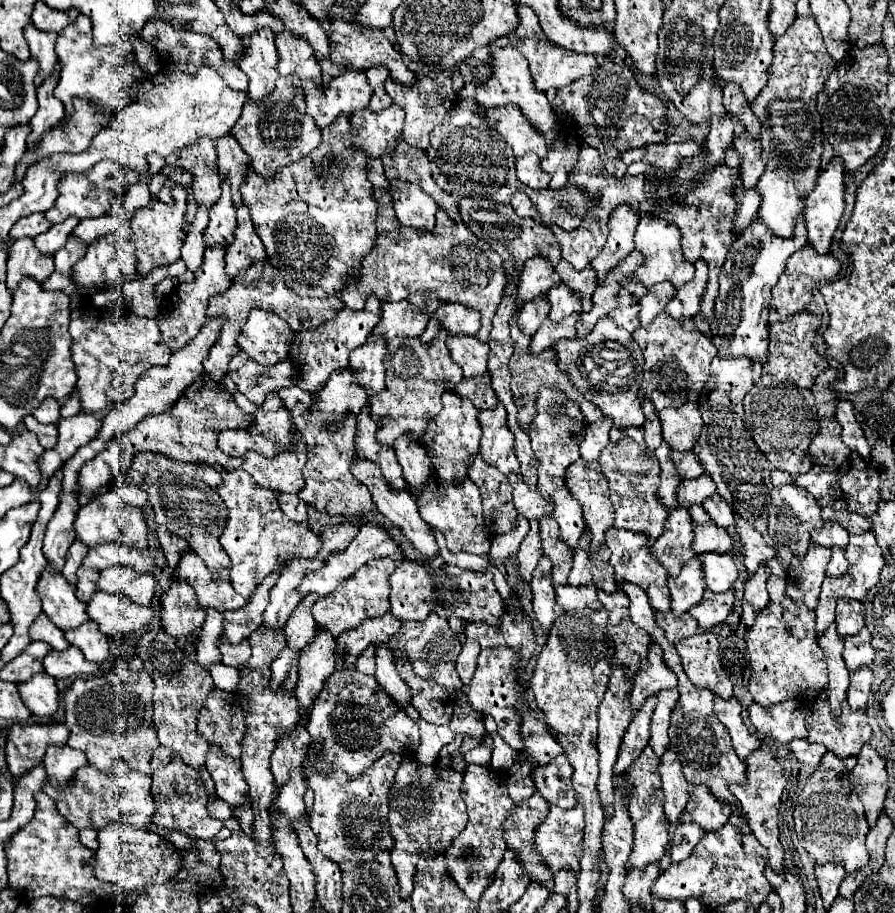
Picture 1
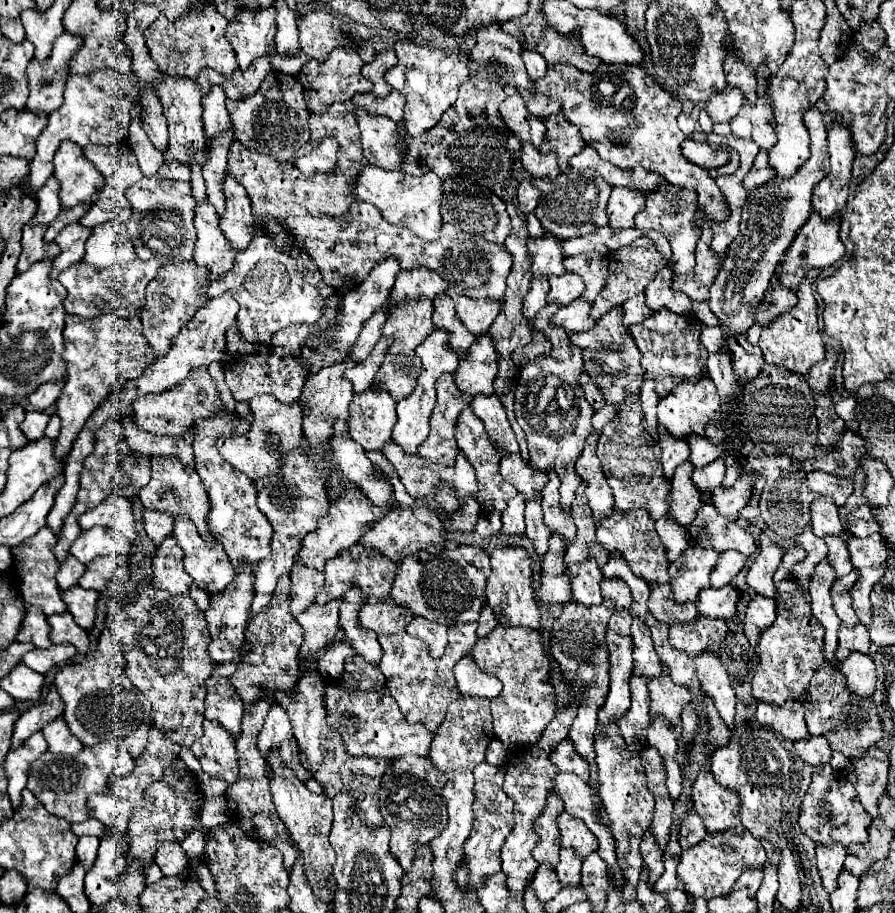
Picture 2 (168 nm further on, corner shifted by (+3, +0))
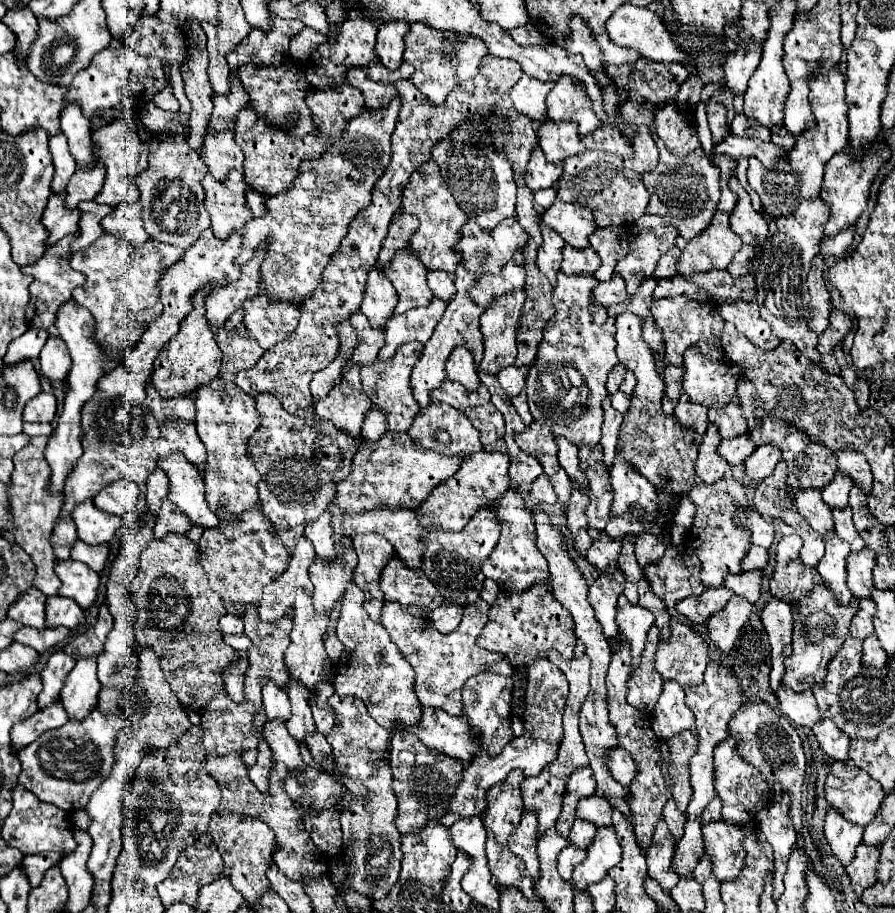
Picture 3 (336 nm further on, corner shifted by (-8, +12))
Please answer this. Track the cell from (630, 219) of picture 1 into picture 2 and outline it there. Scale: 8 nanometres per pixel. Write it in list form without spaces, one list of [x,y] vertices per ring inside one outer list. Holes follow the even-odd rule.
[[[613,187],[607,205],[609,225],[613,229],[633,227],[633,217],[637,211],[641,211],[641,207],[645,207],[645,195],[641,191],[629,187]]]

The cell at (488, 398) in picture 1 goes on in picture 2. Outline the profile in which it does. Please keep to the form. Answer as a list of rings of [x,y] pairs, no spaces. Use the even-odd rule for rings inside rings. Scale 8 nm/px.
[[[487,333],[479,335],[469,347],[467,357],[455,371],[455,383],[463,393],[469,395],[493,395],[493,381],[497,377],[497,351],[493,339]]]

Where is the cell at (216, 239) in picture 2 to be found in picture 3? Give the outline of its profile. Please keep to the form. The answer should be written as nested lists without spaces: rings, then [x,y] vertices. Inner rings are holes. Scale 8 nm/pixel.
[[[232,171],[224,183],[212,179],[212,175],[204,175],[202,179],[206,191],[206,211],[212,219],[212,231],[218,239],[228,239],[232,231],[242,229],[254,215],[246,205],[246,183],[242,171]]]

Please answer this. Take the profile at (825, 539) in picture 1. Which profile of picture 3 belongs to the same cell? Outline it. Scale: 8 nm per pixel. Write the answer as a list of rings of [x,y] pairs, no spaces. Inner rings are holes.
[[[836,473],[834,479],[822,489],[822,499],[830,509],[848,507],[848,493],[852,489],[852,479],[842,473]]]

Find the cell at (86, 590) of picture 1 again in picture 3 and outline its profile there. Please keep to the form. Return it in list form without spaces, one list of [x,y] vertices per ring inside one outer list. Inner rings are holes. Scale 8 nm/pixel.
[[[58,519],[58,523],[54,525],[54,533],[52,533],[52,549],[56,553],[56,559],[60,561],[66,561],[70,559],[70,551],[74,547],[74,543],[78,541],[78,535],[76,535],[76,525],[72,523],[72,519]]]

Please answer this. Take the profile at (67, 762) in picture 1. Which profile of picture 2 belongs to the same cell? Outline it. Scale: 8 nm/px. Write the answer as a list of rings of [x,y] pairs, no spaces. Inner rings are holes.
[[[63,715],[57,717],[57,719],[53,719],[51,723],[47,723],[43,727],[43,735],[45,735],[47,743],[49,743],[49,751],[53,751],[53,753],[75,755],[83,747],[81,741],[75,735],[71,735],[69,725],[67,725],[67,721],[65,721]]]

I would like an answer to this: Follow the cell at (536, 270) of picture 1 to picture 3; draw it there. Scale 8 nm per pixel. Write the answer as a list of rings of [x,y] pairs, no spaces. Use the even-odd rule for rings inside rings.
[[[554,201],[554,205],[542,213],[542,223],[552,227],[552,231],[564,239],[564,243],[576,249],[584,249],[588,245],[588,235],[596,229],[590,209],[560,201]]]

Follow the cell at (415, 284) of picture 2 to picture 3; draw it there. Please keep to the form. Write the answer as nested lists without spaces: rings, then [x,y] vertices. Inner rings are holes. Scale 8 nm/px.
[[[428,161],[426,165],[420,165],[406,183],[400,199],[402,213],[412,213],[418,217],[420,227],[410,239],[410,251],[424,263],[428,271],[448,271],[454,273],[460,263],[460,253],[452,251],[452,245],[460,239],[460,227],[466,223],[464,211],[456,205],[456,199],[448,191],[444,177],[440,175],[440,167],[436,167],[436,161]]]

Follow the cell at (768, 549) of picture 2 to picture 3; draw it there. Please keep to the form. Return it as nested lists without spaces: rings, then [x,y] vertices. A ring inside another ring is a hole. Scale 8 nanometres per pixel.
[[[788,535],[788,537],[782,537],[780,543],[776,545],[776,555],[774,555],[774,573],[768,577],[768,587],[770,587],[770,593],[780,597],[782,601],[786,603],[794,603],[798,601],[800,597],[804,597],[814,583],[822,583],[822,577],[820,573],[814,569],[814,567],[806,567],[800,557],[798,557],[798,549],[802,547],[802,539],[798,535]]]

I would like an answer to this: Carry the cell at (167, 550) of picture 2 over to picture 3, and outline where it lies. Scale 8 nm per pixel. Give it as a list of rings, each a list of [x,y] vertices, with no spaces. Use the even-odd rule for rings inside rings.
[[[164,499],[162,509],[160,509],[160,519],[156,519],[154,537],[156,539],[164,539],[164,535],[168,535],[168,533],[184,535],[184,533],[190,531],[190,527],[192,527],[190,519],[184,513],[180,513],[178,507],[172,501]]]

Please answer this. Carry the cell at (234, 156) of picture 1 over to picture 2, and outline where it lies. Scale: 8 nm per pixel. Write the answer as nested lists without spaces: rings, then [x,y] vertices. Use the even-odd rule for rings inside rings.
[[[213,85],[209,89],[207,95],[203,95],[201,99],[201,107],[203,107],[203,127],[207,137],[213,139],[213,135],[219,135],[221,131],[229,129],[229,113],[225,107],[225,93],[221,89],[221,85]]]

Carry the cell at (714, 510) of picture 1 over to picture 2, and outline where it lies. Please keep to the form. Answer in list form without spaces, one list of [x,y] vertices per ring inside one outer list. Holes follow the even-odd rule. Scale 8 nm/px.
[[[743,473],[733,487],[725,489],[719,487],[713,491],[711,503],[721,511],[725,517],[735,517],[751,499],[753,495],[753,485],[755,485],[755,475],[753,473]]]

